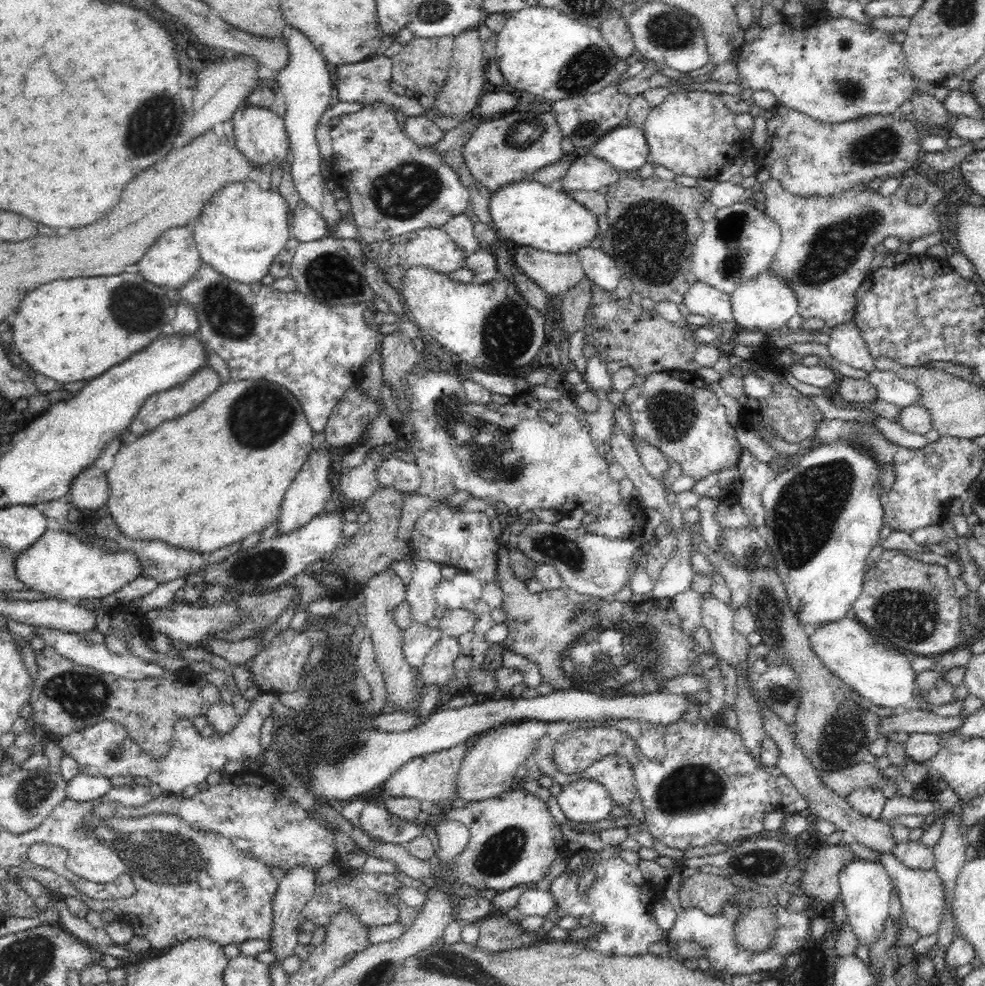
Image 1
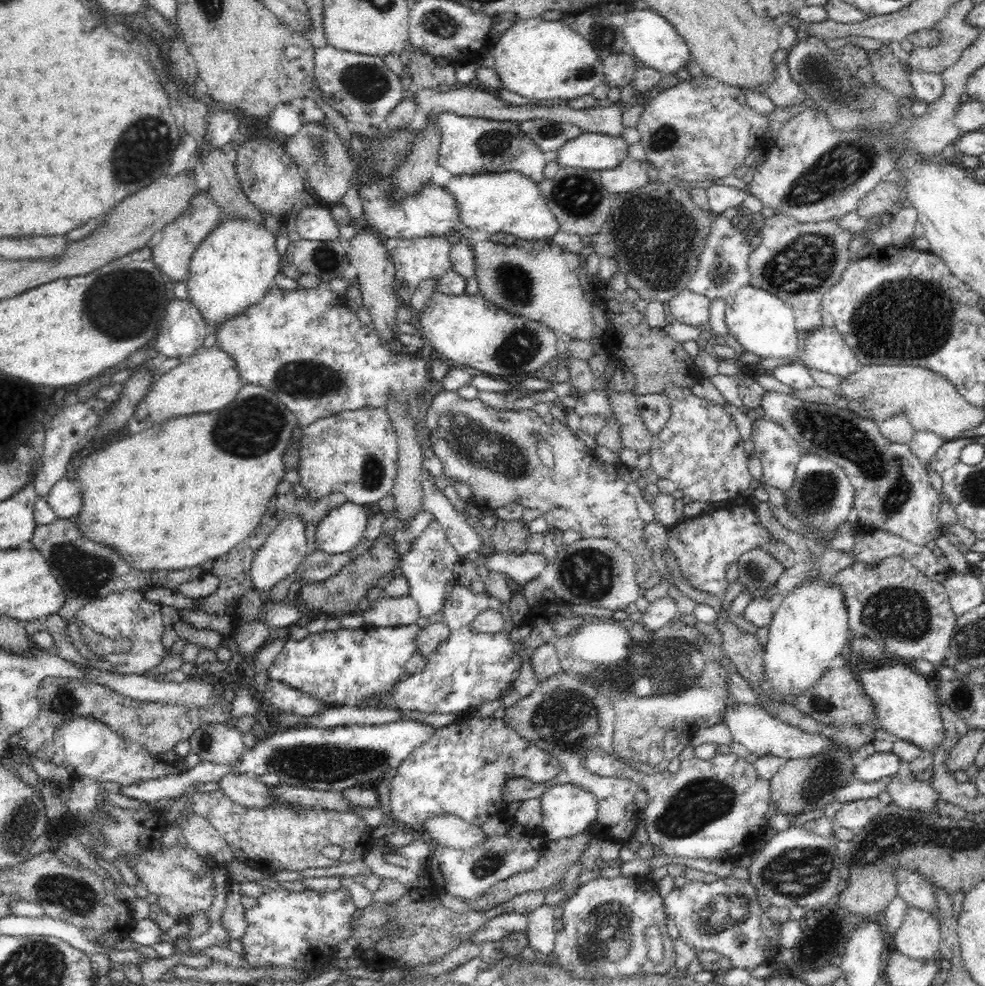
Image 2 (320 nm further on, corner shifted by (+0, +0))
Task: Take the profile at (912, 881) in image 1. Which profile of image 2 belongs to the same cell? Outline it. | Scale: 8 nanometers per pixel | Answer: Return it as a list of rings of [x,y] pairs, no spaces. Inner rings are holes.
[[[908,906],[900,930],[894,934],[891,946],[903,956],[928,961],[939,957],[940,923],[923,908]]]

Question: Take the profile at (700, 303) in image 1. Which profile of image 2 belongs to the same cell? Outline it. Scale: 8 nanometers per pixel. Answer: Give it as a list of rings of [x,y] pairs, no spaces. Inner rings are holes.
[[[684,290],[669,300],[670,314],[674,321],[700,326],[708,322],[710,303],[711,300],[706,296]]]

